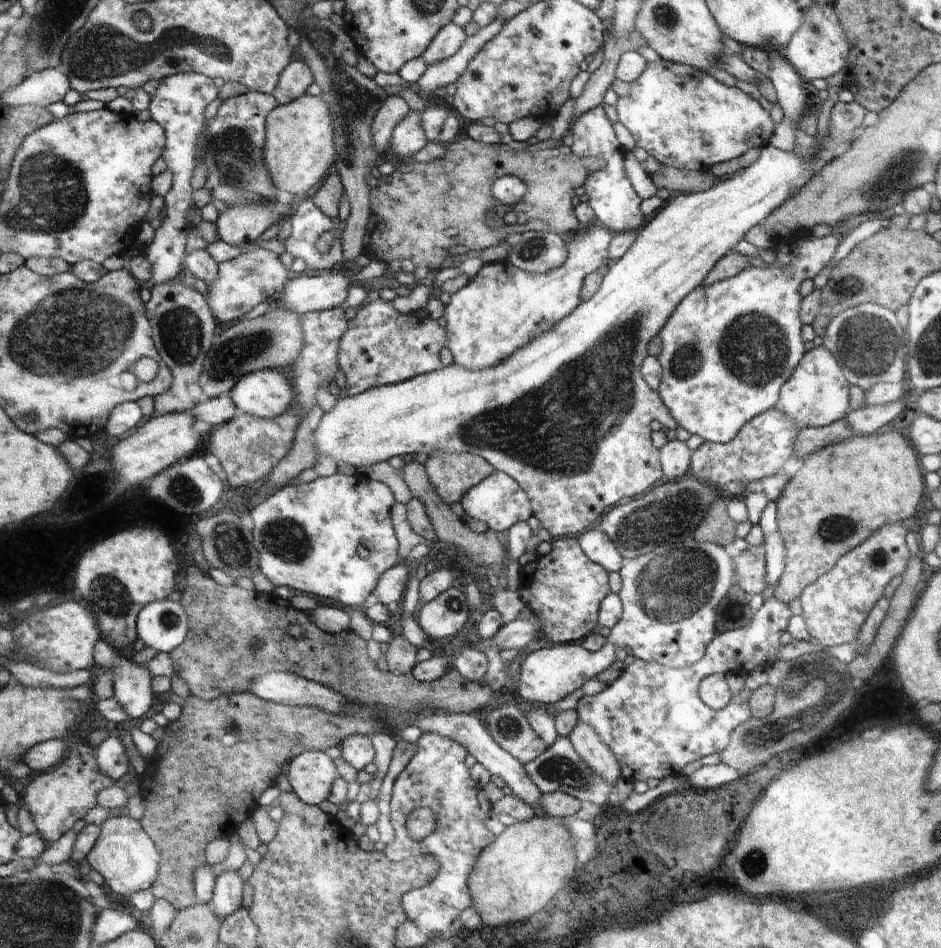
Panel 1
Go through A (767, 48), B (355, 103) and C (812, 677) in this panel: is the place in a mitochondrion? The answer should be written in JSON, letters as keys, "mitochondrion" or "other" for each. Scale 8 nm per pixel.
{"A":"other","B":"mitochondrion","C":"mitochondrion"}

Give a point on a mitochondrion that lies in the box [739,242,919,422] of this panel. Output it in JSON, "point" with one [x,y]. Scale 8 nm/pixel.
{"point":[867,343]}

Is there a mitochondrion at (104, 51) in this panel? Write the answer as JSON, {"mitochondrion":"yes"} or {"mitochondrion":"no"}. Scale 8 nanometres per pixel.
{"mitochondrion":"yes"}

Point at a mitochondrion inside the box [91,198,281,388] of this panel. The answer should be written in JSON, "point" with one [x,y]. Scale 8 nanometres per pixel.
{"point":[180,333]}

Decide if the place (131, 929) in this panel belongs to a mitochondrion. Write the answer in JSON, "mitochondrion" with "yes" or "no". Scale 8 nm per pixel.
{"mitochondrion":"no"}

